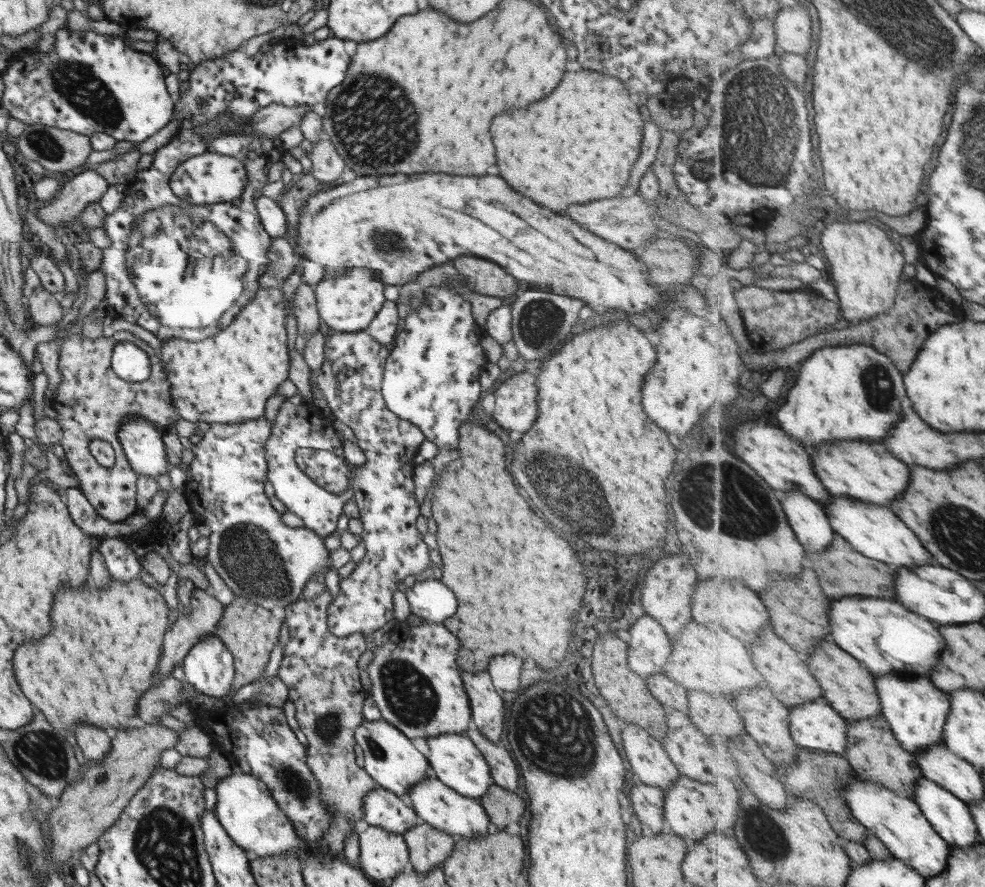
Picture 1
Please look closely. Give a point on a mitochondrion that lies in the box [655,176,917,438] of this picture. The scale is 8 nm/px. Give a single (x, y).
(879, 389)

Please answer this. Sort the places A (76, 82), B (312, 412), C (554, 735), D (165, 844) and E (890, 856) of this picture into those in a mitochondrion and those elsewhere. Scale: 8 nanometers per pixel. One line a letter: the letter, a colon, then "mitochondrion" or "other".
A: mitochondrion
B: other
C: mitochondrion
D: mitochondrion
E: other

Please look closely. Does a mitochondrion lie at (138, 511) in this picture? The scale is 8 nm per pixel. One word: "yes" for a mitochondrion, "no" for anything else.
no

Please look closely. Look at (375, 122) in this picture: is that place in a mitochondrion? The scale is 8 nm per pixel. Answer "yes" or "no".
yes

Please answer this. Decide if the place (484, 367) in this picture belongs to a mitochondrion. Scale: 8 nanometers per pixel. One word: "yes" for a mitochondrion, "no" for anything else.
no

